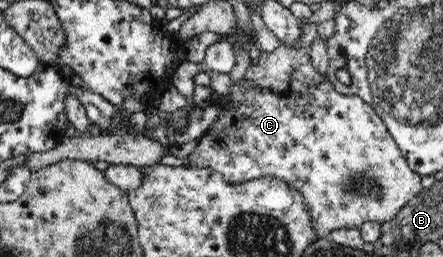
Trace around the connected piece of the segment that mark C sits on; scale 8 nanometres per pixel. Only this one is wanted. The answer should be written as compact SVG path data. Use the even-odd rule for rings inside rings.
M280 41L278 47L271 52L259 50L257 59L250 58L243 80L239 84L232 85L228 95L218 95L217 99L212 98L211 105L217 110L221 110L219 118L214 120L214 124L210 124L210 127L206 128L205 134L198 139L199 142L195 150L184 157L186 159L184 166L211 168L222 174L229 183L248 182L260 177L274 177L288 183L288 186L294 187L300 193L300 196L304 197L305 208L310 216L310 221L312 221L314 235L318 239L328 239L332 231L352 227L358 228L362 223L368 221L376 221L380 224L388 222L396 217L396 214L410 202L409 200L413 196L420 194L424 189L420 184L422 177L408 166L404 155L389 134L385 122L362 98L355 95L340 94L328 81L326 74L316 72L309 48L288 45Z

